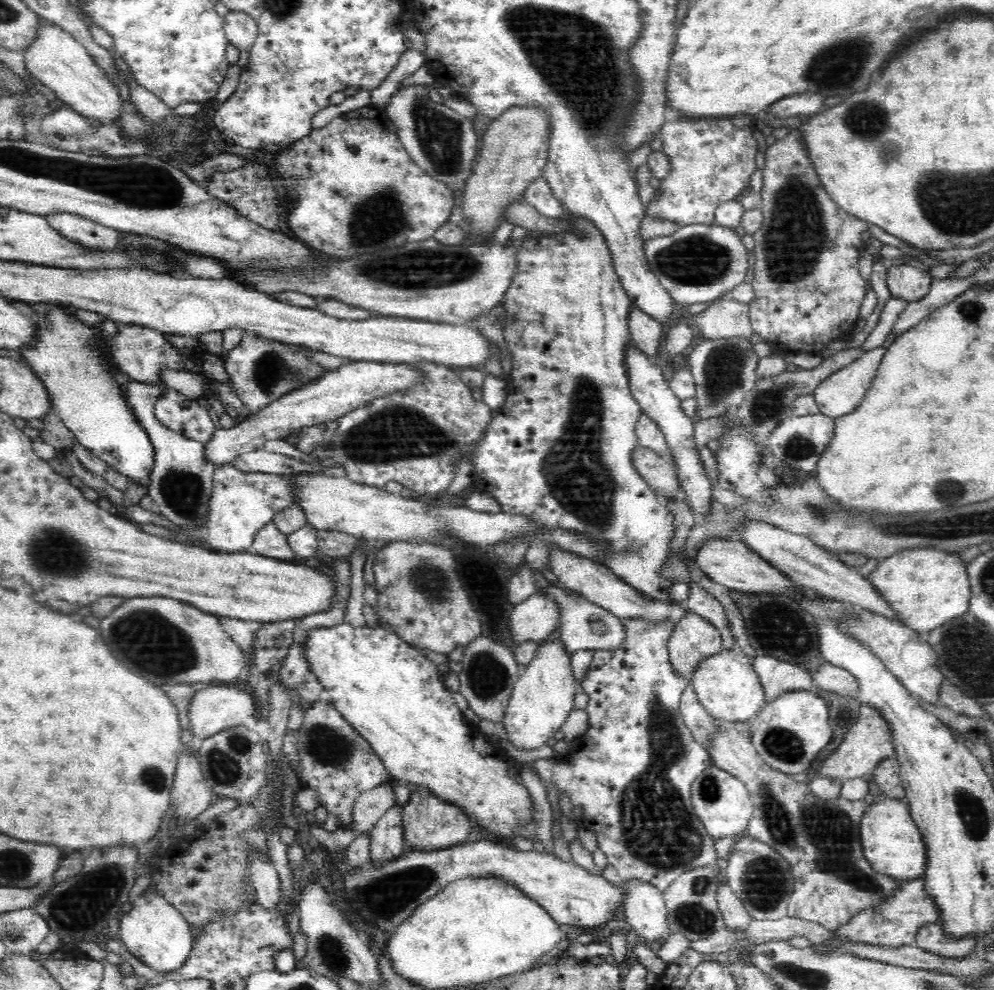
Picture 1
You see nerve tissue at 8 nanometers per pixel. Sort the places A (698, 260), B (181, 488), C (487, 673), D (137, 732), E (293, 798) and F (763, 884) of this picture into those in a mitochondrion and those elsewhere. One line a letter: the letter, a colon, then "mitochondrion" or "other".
A: mitochondrion
B: mitochondrion
C: mitochondrion
D: other
E: other
F: mitochondrion

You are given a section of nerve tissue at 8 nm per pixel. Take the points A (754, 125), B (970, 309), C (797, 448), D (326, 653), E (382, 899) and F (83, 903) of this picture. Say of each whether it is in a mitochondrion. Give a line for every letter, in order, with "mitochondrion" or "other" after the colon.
A: other
B: mitochondrion
C: mitochondrion
D: other
E: mitochondrion
F: mitochondrion

